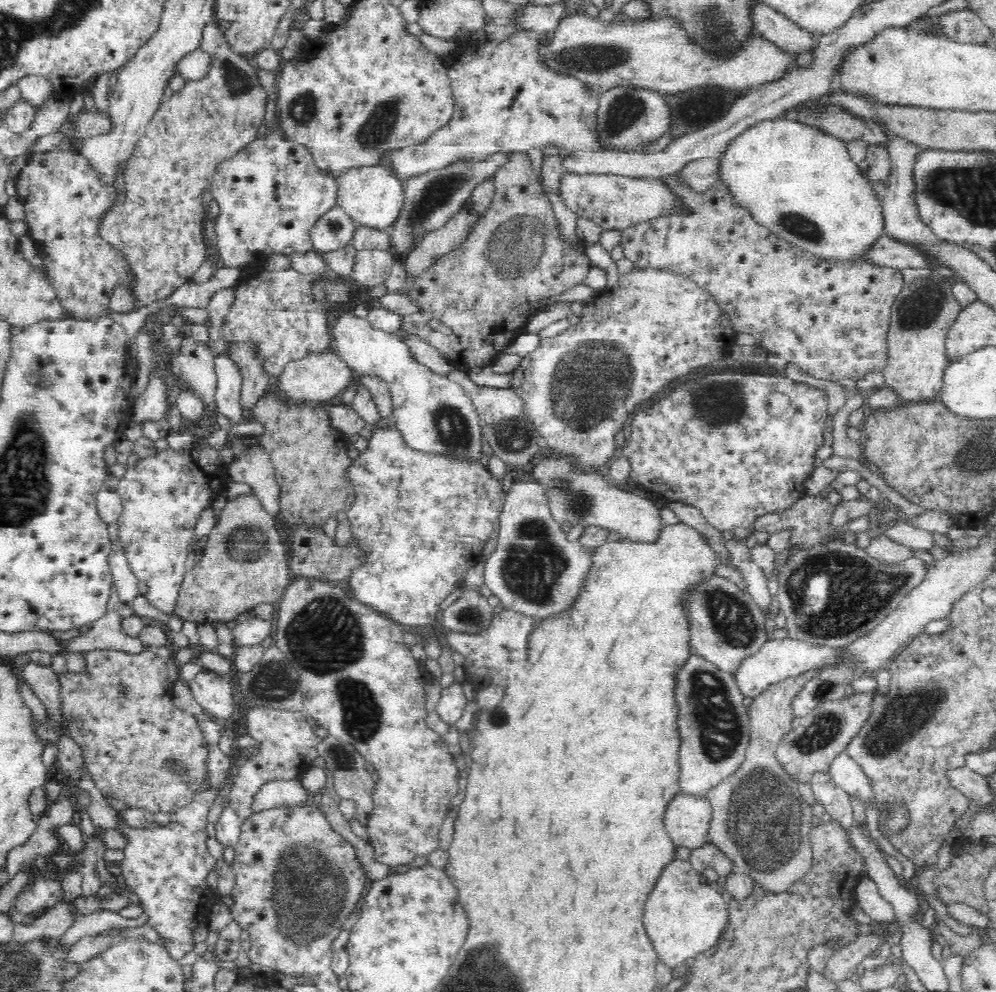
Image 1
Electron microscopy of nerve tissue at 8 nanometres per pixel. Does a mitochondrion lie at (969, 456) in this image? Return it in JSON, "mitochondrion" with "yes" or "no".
{"mitochondrion":"yes"}

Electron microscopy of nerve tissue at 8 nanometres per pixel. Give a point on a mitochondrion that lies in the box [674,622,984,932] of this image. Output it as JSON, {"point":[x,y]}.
{"point":[763,826]}

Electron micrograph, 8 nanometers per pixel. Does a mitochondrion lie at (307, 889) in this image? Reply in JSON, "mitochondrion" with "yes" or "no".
{"mitochondrion":"yes"}

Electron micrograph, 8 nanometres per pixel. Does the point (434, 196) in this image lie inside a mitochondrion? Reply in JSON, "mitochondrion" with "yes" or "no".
{"mitochondrion":"yes"}

